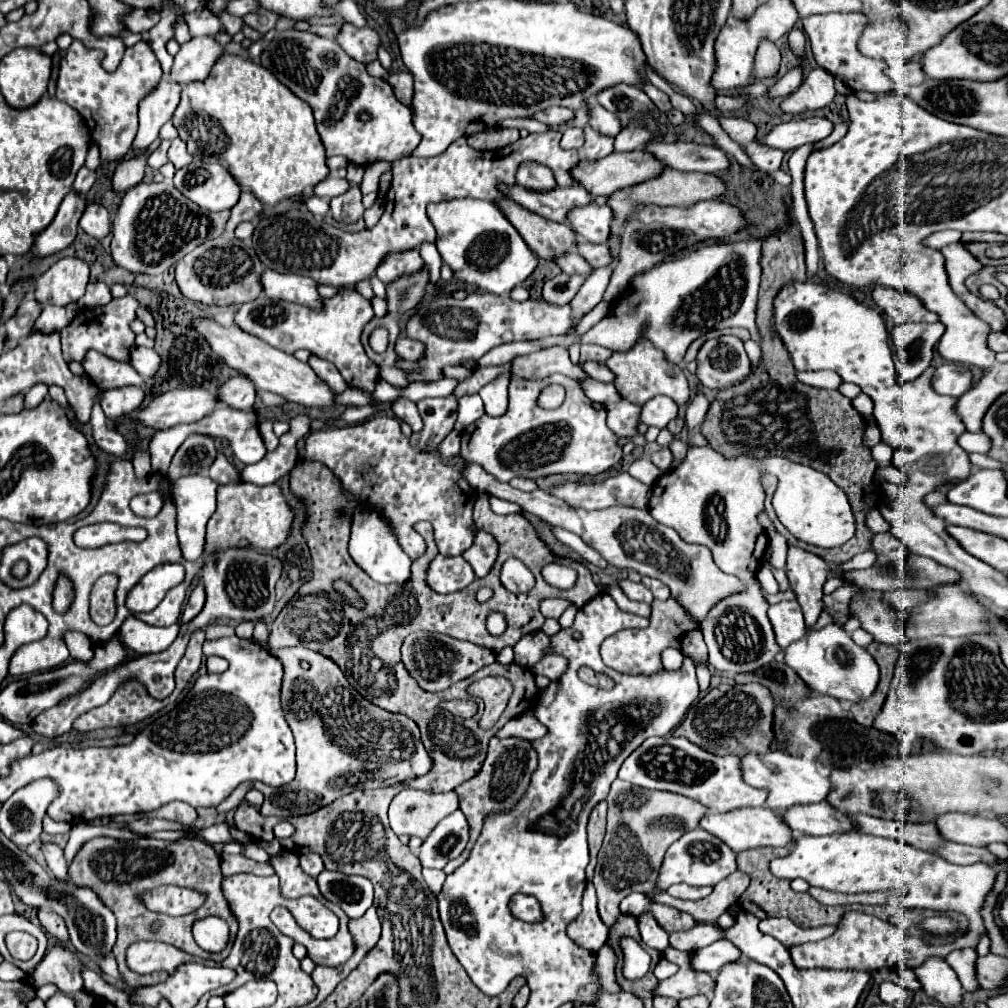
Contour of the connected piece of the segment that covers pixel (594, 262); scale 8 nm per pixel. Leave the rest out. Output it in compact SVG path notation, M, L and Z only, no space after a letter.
M581 240L577 244L579 248L579 254L593 266L593 268L603 268L603 266L611 266L613 262L613 256L611 256L611 250L607 244L591 244L591 242L585 242Z

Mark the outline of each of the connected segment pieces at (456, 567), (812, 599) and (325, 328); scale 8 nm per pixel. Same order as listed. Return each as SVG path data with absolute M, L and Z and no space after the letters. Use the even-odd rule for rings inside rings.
M437 556L427 572L429 586L439 594L451 594L475 580L475 572L463 560L463 556Z
M789 546L787 552L787 578L801 604L805 624L811 628L823 610L823 584L833 574L833 568L819 556L799 548Z
M343 290L337 296L327 298L323 302L325 310L313 312L311 308L305 308L301 304L271 300L261 294L257 300L239 306L233 320L241 330L261 338L263 342L277 350L283 350L285 354L293 354L295 350L305 348L315 356L333 362L347 384L373 392L375 382L379 378L379 368L367 358L361 344L361 330L373 318L371 300L363 298L359 292Z

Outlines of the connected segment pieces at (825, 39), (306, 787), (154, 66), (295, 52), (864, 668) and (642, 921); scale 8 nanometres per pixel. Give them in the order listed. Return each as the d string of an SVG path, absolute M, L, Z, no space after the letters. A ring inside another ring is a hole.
M817 14L807 16L801 20L803 30L811 42L811 50L815 56L815 62L825 68L829 74L839 76L845 80L849 90L873 90L873 92L889 92L893 90L891 80L884 75L886 64L881 60L861 56L857 52L857 40L865 26L869 24L869 16L865 14Z
M305 646L283 648L273 652L285 666L281 702L285 720L293 730L295 746L297 746L297 776L291 784L281 788L271 788L261 782L253 782L253 788L265 794L265 802L261 806L263 816L303 816L311 814L343 794L359 788L385 788L393 784L401 784L405 780L419 778L431 770L431 758L421 742L419 730L409 730L409 718L403 714L381 714L381 708L365 700L345 678L339 666L313 652Z
M79 40L67 50L67 56L61 60L59 80L57 80L57 98L73 106L87 122L91 130L91 140L99 146L101 162L119 162L131 148L131 142L137 134L137 108L139 102L157 88L163 78L161 64L155 58L151 46L141 40L139 44L127 48L121 64L115 72L107 72L101 66L103 52L89 50Z
M301 30L277 32L261 52L261 66L267 66L281 84L311 106L327 156L341 154L353 164L367 166L377 160L399 160L419 146L421 136L413 128L409 108L395 98L385 80L369 76L365 66L351 60L335 40ZM361 110L369 112L371 118L359 120Z
M827 624L821 630L809 630L801 640L791 642L785 648L785 664L793 668L813 692L845 698L849 702L861 702L869 698L879 682L879 668L875 660L867 654L867 650L857 646L839 624Z
M641 914L637 920L639 920L639 930L643 936L643 942L647 946L663 952L669 946L669 934L649 914Z

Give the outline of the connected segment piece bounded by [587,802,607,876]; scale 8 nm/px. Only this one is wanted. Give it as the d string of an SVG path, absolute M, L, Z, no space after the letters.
M599 802L591 816L589 816L589 822L587 822L587 838L589 838L589 852L591 852L591 862L587 866L587 876L593 874L593 868L595 868L595 862L597 862L597 852L601 848L601 842L603 842L603 836L605 836L605 816L607 816L607 810L605 810L607 802Z

